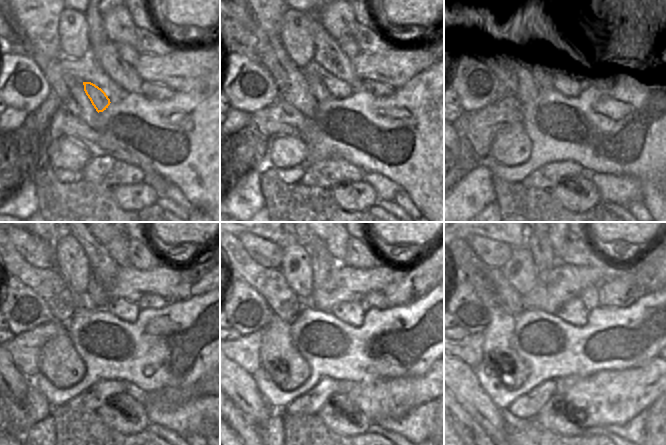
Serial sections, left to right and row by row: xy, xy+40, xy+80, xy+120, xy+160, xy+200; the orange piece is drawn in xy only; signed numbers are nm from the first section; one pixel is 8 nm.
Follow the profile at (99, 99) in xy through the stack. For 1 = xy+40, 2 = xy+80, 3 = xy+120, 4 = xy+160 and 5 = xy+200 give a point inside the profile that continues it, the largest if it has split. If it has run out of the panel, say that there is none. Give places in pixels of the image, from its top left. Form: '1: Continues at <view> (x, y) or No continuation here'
1: Continues at xy+40 (317, 89)
2: Continues at xy+80 (539, 76)
3: Continues at xy+120 (98, 293)
4: Continues at xy+160 (322, 261)
5: Continues at xy+200 (538, 244).

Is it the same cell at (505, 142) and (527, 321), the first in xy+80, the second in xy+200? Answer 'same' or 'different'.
different

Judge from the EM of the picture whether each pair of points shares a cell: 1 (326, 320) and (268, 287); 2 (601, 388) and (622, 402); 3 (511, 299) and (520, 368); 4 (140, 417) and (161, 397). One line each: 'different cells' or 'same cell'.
1: different cells
2: same cell
3: same cell
4: different cells

